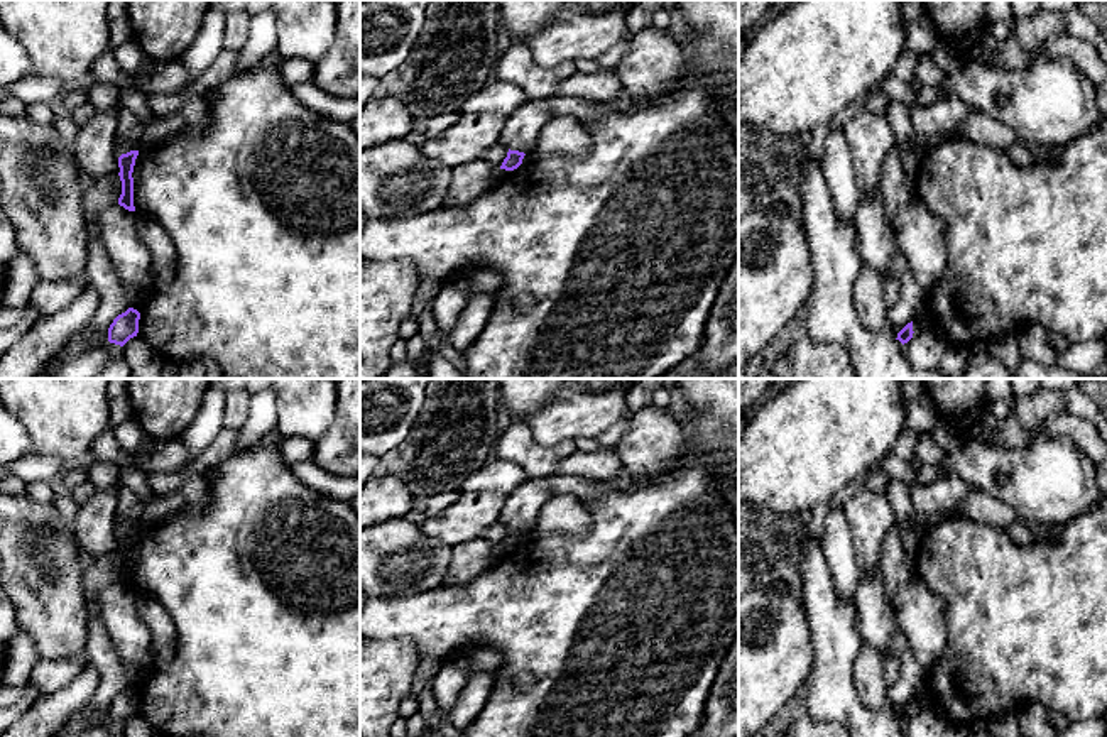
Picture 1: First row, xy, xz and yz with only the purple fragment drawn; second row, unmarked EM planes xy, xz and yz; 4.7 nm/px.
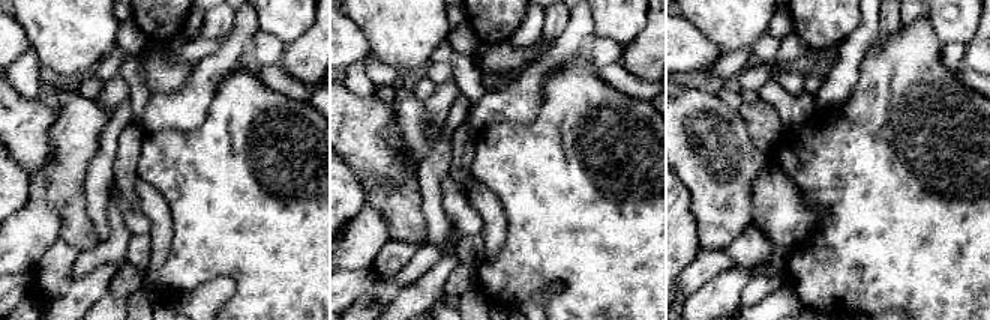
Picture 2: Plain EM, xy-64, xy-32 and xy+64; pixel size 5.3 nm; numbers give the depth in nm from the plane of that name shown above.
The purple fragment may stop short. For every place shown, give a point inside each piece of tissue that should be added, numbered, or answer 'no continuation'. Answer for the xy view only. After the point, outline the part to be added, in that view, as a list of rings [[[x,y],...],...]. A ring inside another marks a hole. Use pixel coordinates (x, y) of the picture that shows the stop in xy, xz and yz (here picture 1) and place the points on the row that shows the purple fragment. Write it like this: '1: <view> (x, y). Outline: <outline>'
no continuation

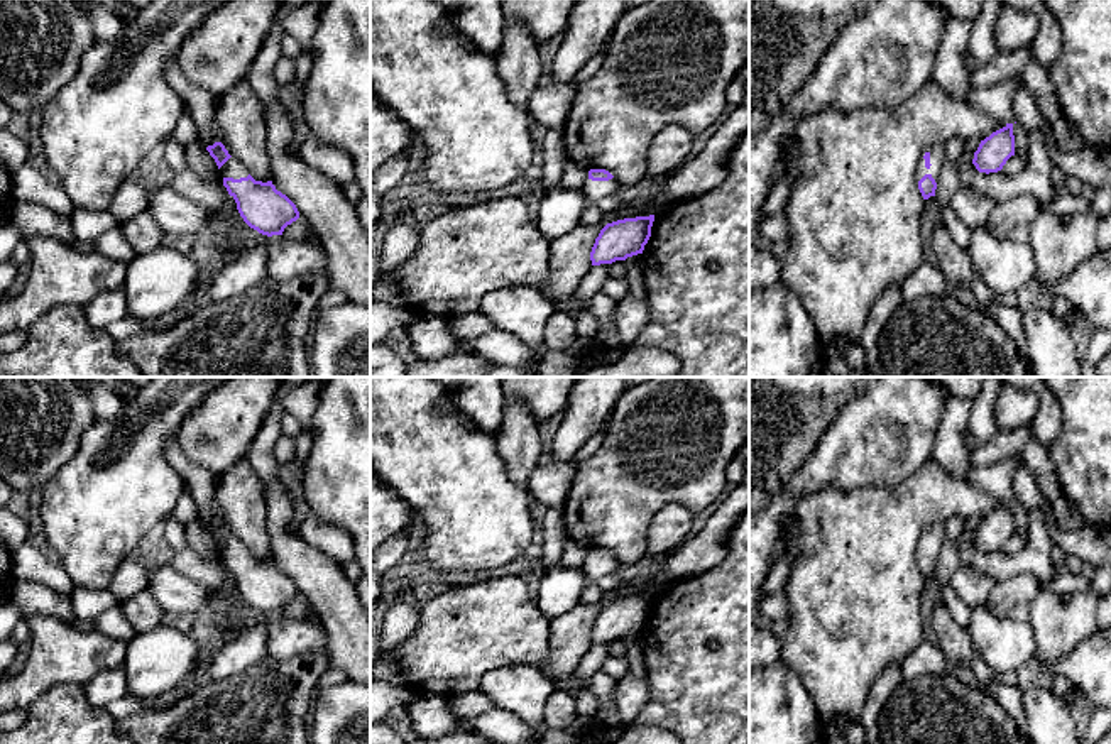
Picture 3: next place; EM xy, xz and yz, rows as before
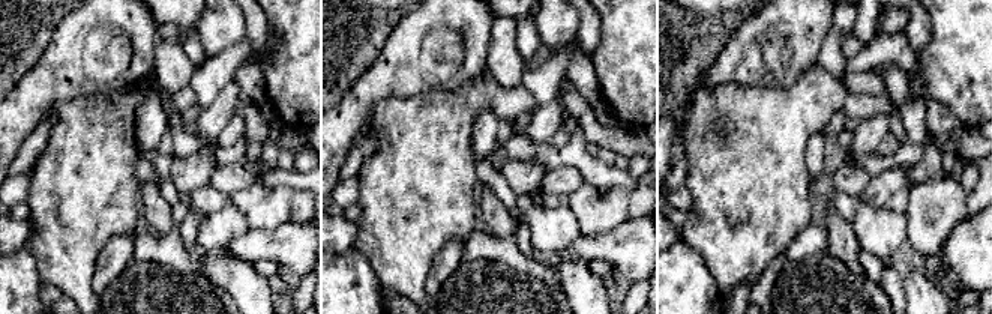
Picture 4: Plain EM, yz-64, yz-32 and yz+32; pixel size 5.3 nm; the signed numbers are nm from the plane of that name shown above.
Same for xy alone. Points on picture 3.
1: xy (230, 168). Outline: [[[230,157],[220,169],[220,178],[233,178],[233,179],[240,179],[240,178],[247,178],[249,171],[238,164],[233,157]]]

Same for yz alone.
1: yz (937, 151). Outline: [[[939,140],[930,147],[930,167],[925,167],[925,159],[922,157],[918,161],[918,169],[917,169],[917,179],[920,181],[925,174],[930,174],[935,183],[939,184],[940,174],[942,174],[942,167],[947,164],[945,159],[945,142]]]

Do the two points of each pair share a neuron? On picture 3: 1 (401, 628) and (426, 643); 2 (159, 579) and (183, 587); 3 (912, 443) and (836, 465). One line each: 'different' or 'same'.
1: different
2: same
3: same

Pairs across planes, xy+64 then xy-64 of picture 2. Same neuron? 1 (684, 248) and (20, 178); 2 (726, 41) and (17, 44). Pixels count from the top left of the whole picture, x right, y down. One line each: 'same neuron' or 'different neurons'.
1: same neuron
2: different neurons

